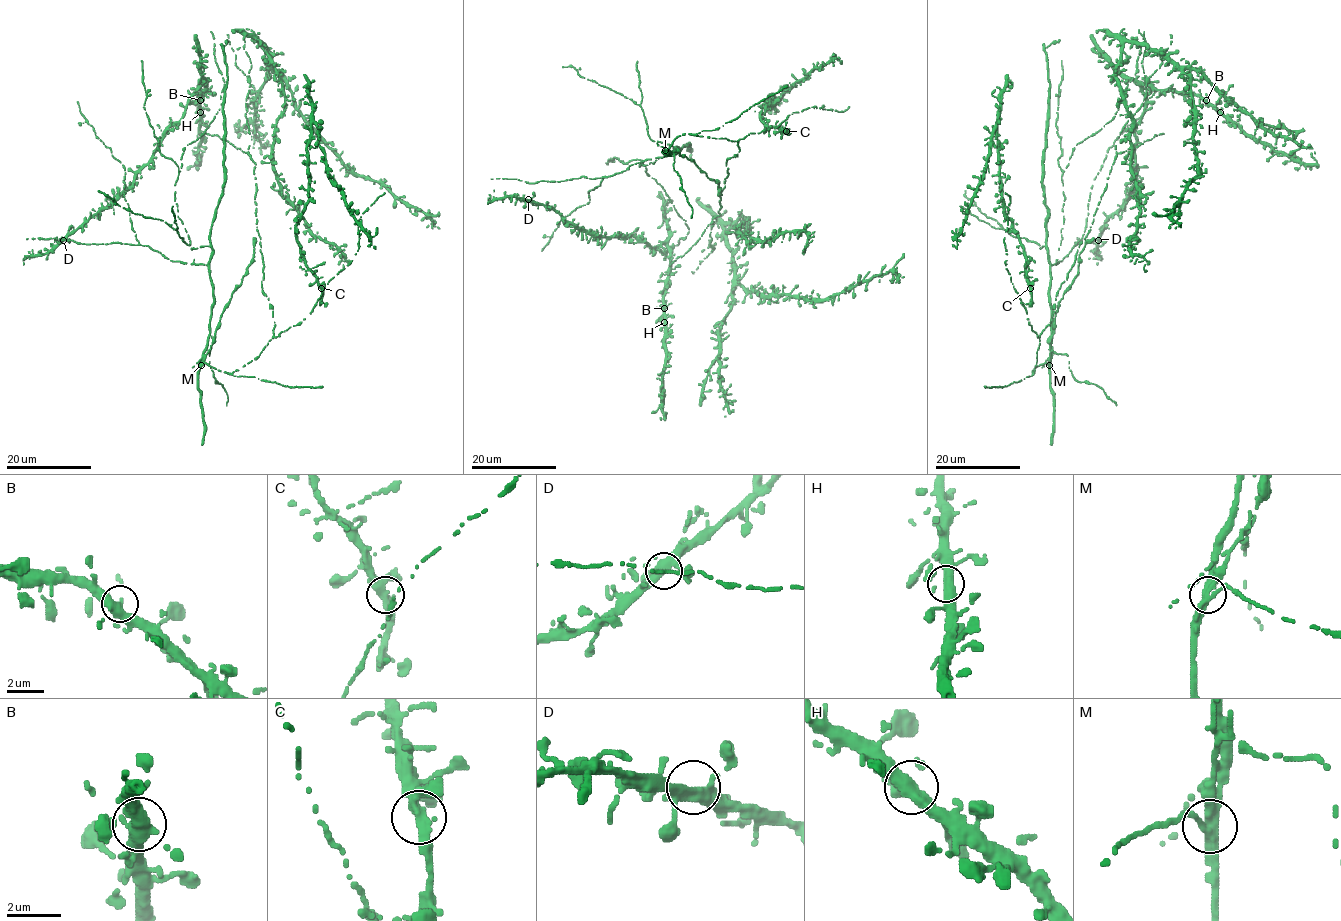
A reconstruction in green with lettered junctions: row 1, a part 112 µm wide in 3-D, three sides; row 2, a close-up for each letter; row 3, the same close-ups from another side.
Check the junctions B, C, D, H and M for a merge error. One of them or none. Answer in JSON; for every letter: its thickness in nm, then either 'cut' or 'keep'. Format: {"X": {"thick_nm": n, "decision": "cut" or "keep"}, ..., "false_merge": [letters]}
{"B": {"thick_nm": 360, "decision": "keep"}, "C": {"thick_nm": 360, "decision": "keep"}, "D": {"thick_nm": 360, "decision": "keep"}, "H": {"thick_nm": 320, "decision": "keep"}, "M": {"thick_nm": 360, "decision": "cut"}, "false_merge": ["M"]}

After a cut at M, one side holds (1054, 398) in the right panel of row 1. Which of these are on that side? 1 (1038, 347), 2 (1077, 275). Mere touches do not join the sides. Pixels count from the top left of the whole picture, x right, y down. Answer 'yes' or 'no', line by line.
1: yes
2: no

